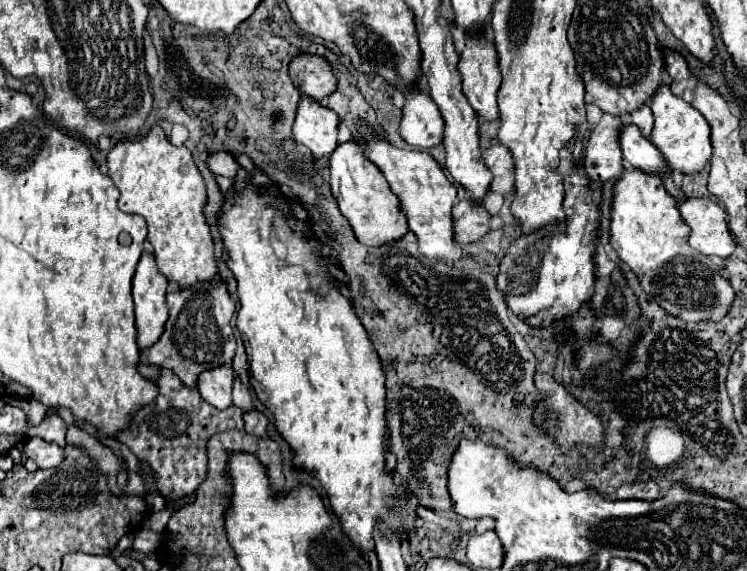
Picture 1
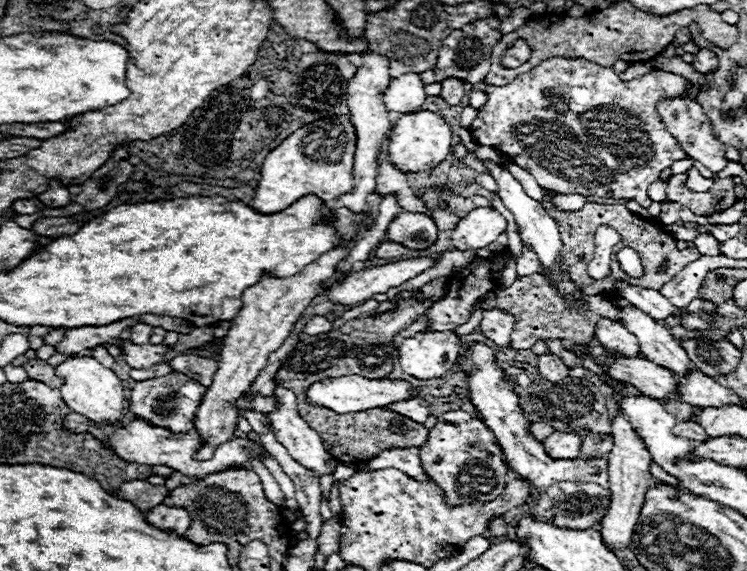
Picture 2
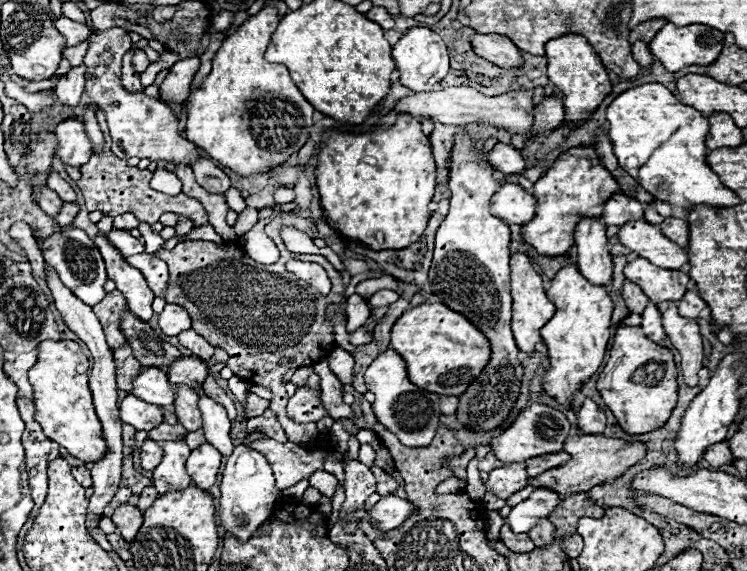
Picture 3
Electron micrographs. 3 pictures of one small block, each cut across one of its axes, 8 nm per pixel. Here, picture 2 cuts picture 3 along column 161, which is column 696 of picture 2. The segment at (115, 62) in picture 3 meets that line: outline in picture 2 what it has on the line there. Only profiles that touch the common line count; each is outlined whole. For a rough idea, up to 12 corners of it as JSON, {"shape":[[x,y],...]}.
{"shape":[[696,100],[656,104],[664,128],[682,150],[712,172],[728,164]]}

